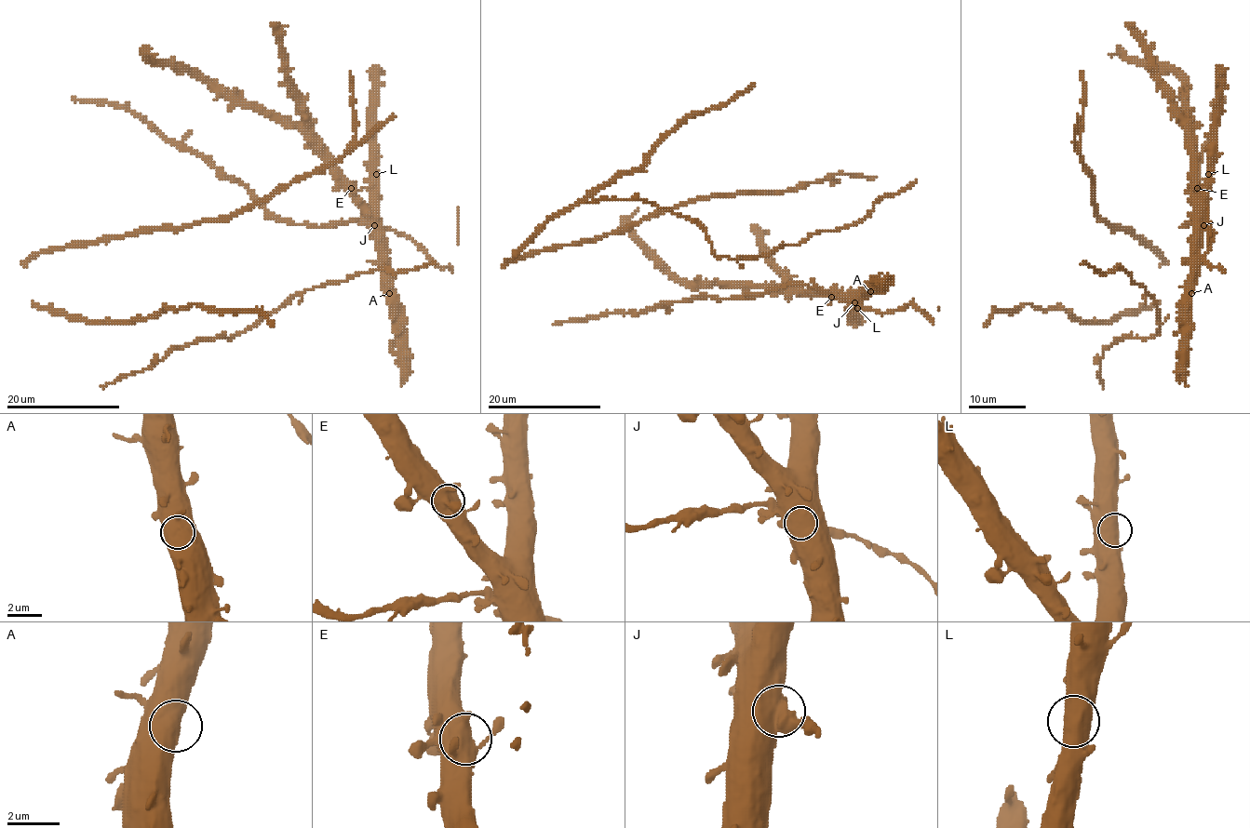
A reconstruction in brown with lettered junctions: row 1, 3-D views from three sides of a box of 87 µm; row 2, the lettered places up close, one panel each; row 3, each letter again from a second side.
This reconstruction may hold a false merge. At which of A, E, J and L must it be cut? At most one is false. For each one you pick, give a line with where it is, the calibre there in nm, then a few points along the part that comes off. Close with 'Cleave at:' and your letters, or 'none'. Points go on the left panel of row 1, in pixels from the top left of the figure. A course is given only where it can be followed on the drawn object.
J: Place: (374, 225). Thickness 1050 nm
Cleave at: J

